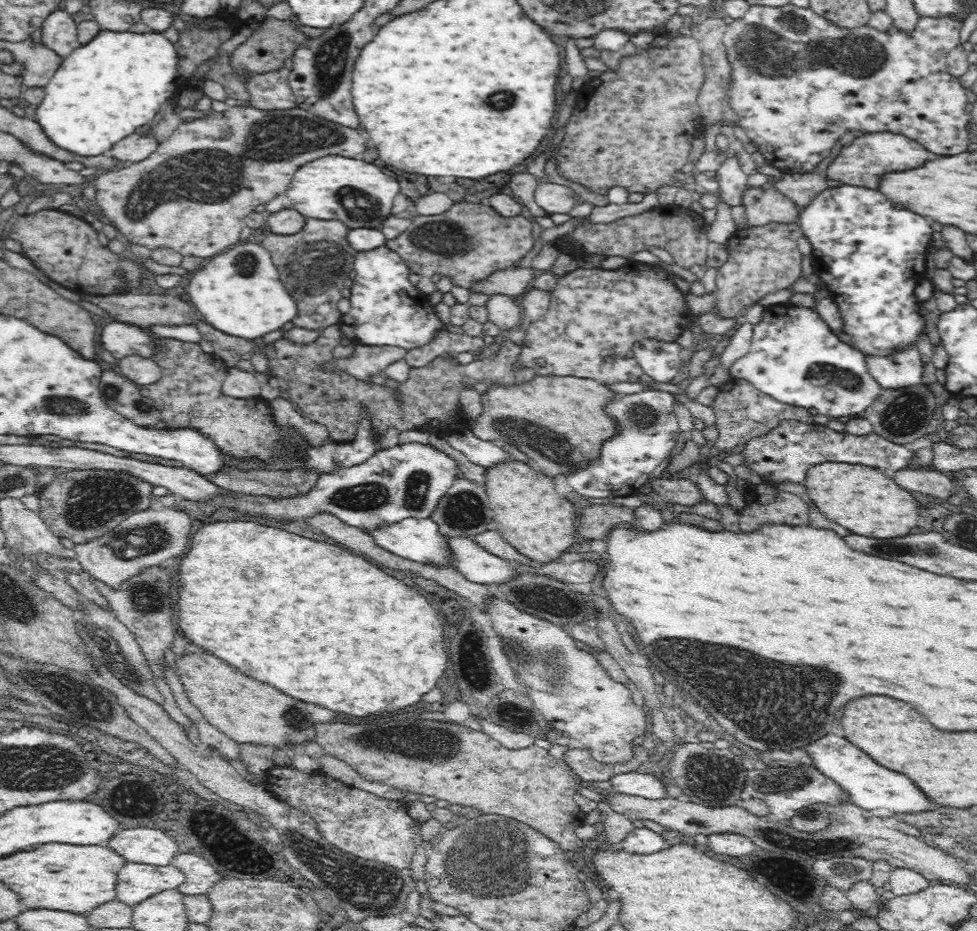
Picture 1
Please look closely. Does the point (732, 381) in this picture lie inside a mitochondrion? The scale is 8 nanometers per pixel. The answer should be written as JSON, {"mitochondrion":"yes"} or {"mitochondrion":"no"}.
{"mitochondrion":"no"}

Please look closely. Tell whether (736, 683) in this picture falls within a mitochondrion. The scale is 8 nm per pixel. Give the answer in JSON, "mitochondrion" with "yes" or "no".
{"mitochondrion":"yes"}

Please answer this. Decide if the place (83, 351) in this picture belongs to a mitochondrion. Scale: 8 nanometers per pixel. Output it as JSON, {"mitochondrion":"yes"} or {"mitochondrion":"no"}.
{"mitochondrion":"no"}

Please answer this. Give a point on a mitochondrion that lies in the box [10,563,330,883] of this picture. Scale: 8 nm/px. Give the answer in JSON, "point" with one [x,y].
{"point":[83,705]}

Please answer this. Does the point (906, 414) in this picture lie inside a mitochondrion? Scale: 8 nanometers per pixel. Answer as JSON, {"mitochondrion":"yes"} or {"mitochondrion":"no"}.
{"mitochondrion":"yes"}

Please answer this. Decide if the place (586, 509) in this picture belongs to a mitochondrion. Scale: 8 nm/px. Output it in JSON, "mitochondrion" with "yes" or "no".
{"mitochondrion":"no"}

